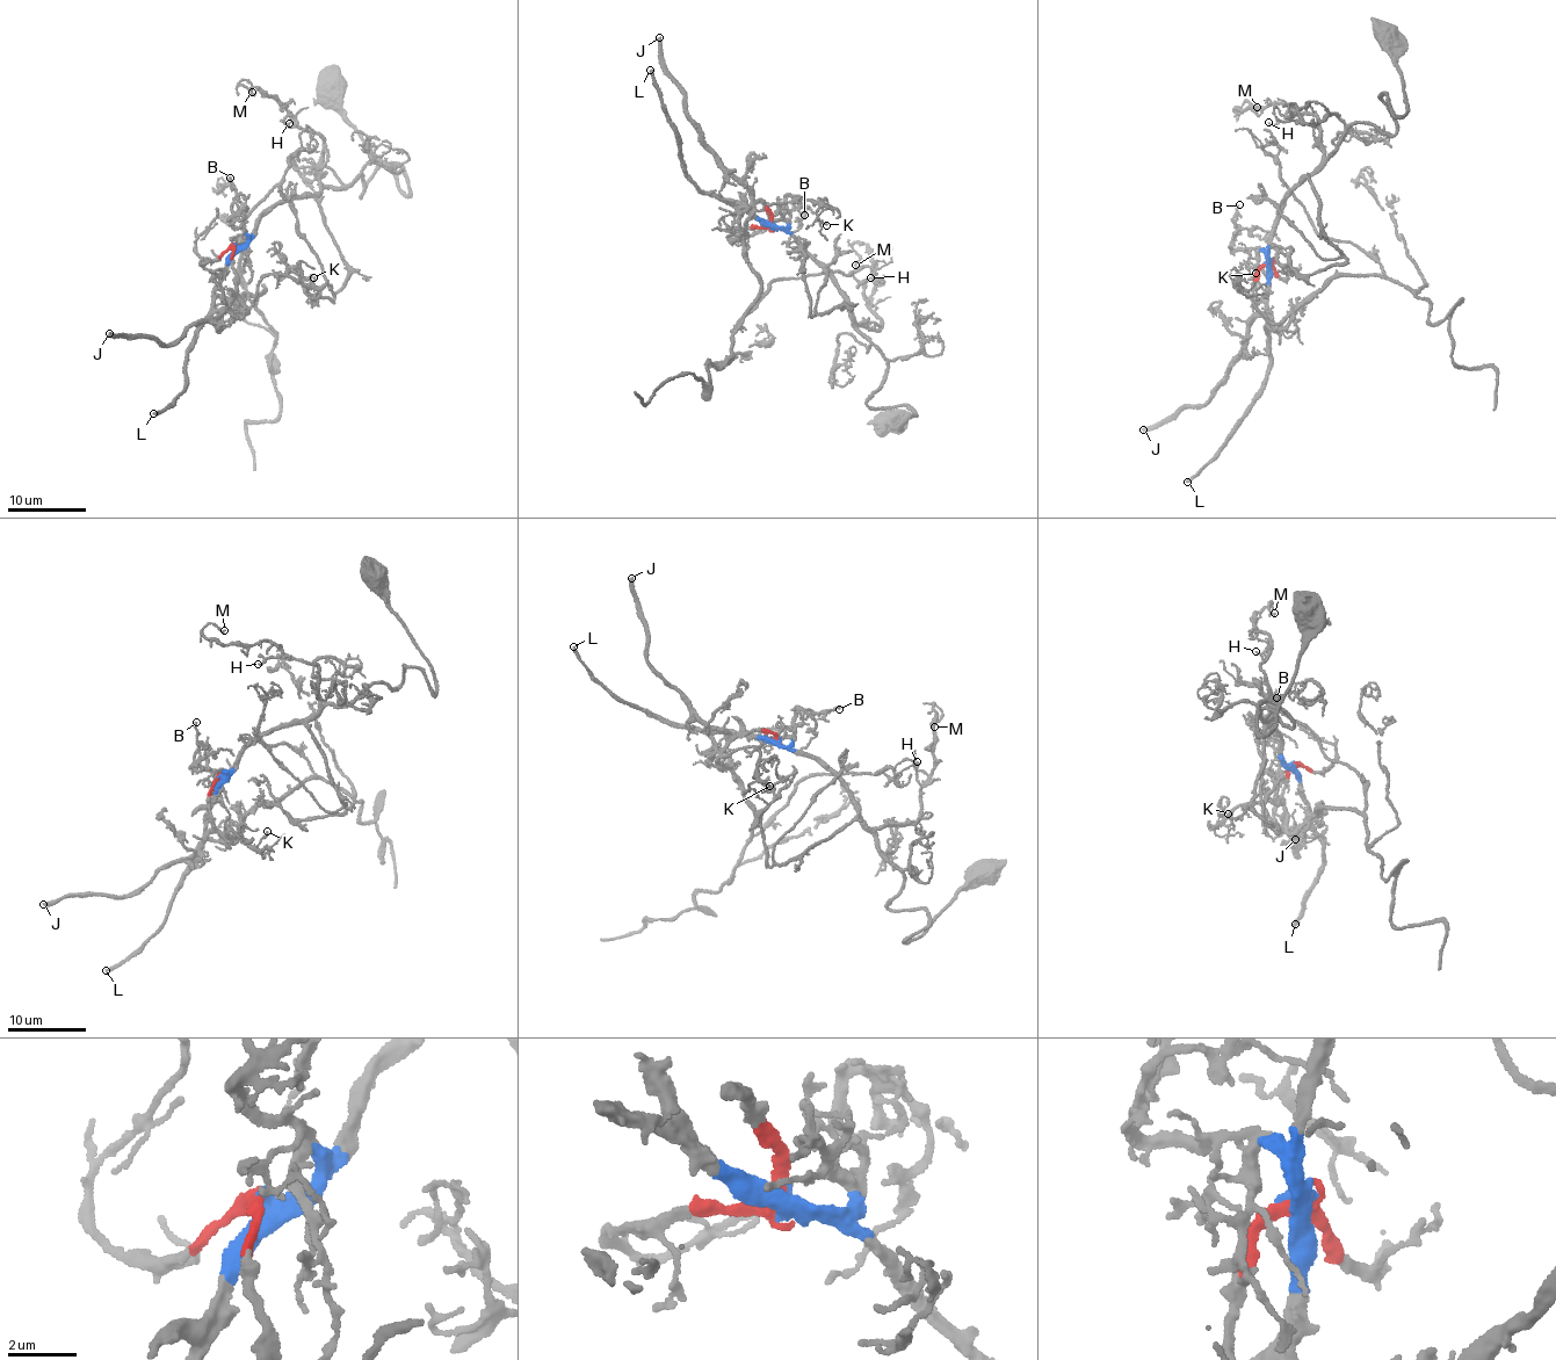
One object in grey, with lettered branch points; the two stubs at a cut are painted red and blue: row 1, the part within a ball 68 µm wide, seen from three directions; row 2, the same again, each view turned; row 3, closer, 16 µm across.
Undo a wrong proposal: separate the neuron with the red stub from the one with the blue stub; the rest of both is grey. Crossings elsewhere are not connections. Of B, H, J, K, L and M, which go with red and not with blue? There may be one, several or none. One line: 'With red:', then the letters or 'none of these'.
With red: J, K

